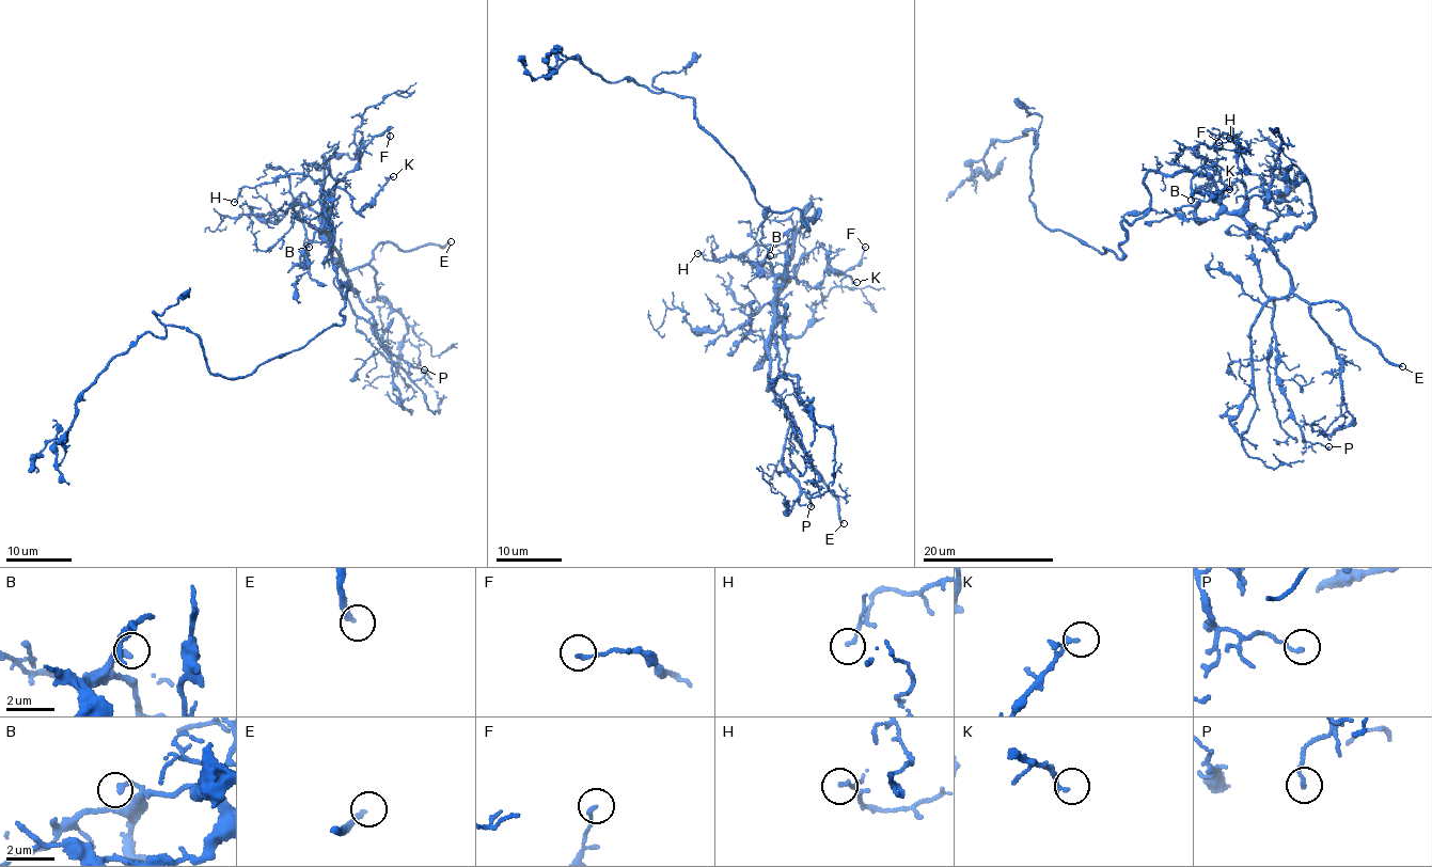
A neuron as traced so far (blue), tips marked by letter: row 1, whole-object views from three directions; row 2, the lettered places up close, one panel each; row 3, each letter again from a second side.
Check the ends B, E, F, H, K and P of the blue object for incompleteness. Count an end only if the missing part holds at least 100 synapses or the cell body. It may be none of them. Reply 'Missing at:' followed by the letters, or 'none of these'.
Missing at: E

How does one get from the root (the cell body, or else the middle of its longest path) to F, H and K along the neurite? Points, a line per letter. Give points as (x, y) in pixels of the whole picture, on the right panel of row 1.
F: (1123, 221), (1150, 206), (1152, 171), (1199, 173), (1240, 208), (1233, 174), (1246, 150), (1218, 142)
H: (1123, 221), (1150, 206), (1148, 172), (1196, 170), (1206, 161), (1199, 144), (1241, 132), (1229, 138)
K: (1123, 221), (1150, 206), (1152, 171), (1199, 173), (1236, 213), (1245, 184), (1215, 164), (1191, 180), (1229, 189)

